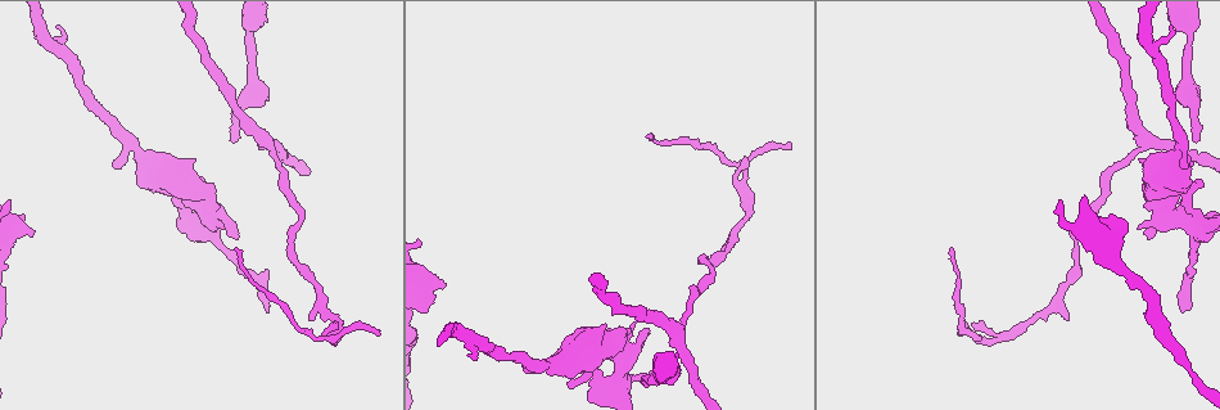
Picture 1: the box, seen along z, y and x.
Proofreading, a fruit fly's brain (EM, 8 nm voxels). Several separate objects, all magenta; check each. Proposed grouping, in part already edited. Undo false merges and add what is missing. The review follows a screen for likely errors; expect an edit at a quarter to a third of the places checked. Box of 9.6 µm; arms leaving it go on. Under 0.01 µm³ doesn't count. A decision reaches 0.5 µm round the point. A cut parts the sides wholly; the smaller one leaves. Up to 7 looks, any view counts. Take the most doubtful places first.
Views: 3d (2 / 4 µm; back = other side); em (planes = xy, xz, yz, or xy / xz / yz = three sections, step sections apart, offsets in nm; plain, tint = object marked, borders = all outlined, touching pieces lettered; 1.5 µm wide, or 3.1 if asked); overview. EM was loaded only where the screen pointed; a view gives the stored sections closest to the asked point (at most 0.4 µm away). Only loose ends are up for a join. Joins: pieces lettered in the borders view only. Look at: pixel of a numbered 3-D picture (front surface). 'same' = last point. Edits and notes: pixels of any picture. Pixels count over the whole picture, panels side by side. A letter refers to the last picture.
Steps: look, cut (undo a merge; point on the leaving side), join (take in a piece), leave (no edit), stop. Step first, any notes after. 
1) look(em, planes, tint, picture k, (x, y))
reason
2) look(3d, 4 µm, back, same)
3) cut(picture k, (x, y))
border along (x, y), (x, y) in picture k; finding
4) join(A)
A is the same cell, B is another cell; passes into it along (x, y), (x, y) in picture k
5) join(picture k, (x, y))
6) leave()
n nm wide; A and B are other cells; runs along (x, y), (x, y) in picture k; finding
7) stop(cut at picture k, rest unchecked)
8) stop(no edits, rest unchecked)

look(3d, 2 µm, picture 1, (1196, 141))
free end

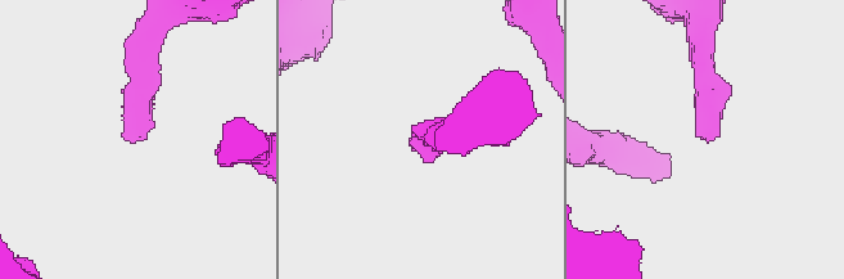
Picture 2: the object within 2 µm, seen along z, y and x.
look(em, planes, plain, picture 2, (416, 143))
need the tissue

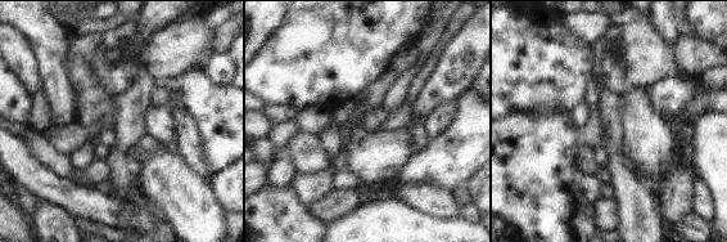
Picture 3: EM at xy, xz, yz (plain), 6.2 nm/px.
look(em, planes, borders, same)
see the neighbours

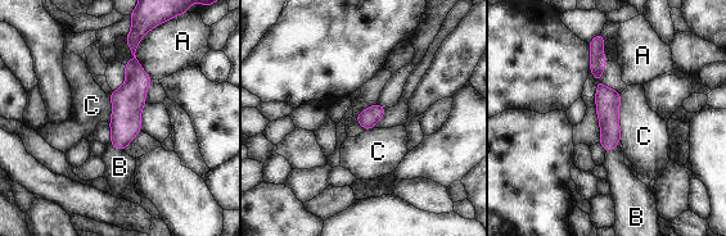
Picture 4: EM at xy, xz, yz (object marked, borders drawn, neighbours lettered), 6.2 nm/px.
join(B)
B is the same cell, A and C are other cells; passes into it along (125, 123), (116, 149), (120, 167) in picture 4; it goes on there

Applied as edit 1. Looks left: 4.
look(overview)

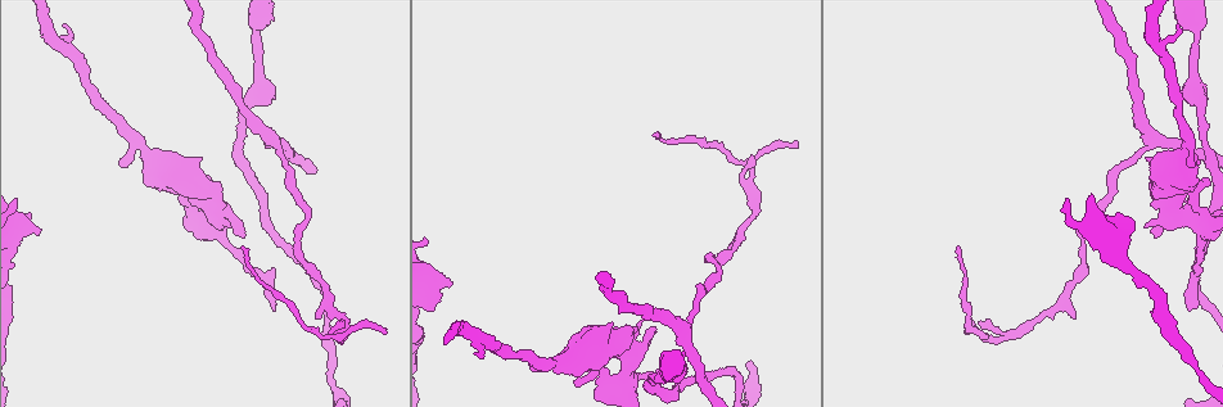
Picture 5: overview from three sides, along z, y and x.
look(3d, 2 µm, picture 5, (337, 323))
free end

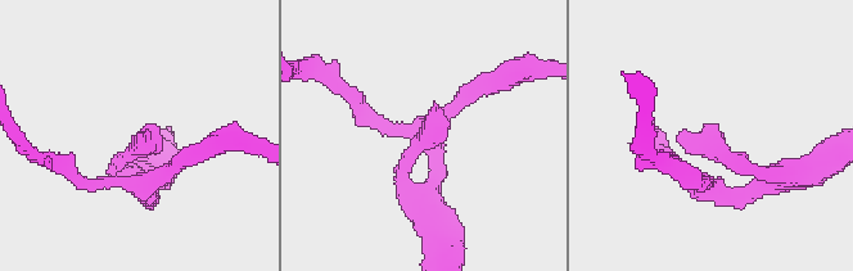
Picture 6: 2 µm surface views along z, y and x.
look(em, planes, tint, picture 6, (434, 113))

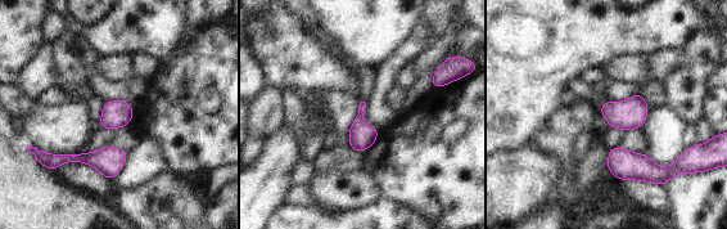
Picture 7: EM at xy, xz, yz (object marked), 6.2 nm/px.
look(em, planes, borders, same)

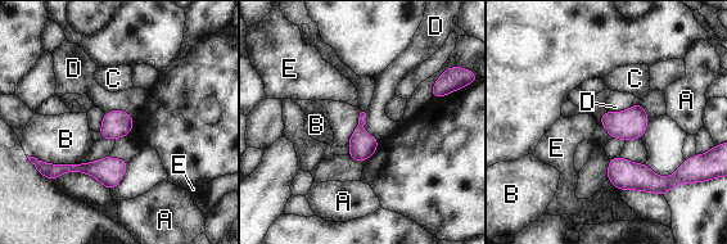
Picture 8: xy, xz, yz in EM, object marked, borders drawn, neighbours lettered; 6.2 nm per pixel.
leave()
A, B, C, D and E are other cells; no lettered piece goes on from it

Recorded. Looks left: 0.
stop(join at picture 4, rest unchecked)

